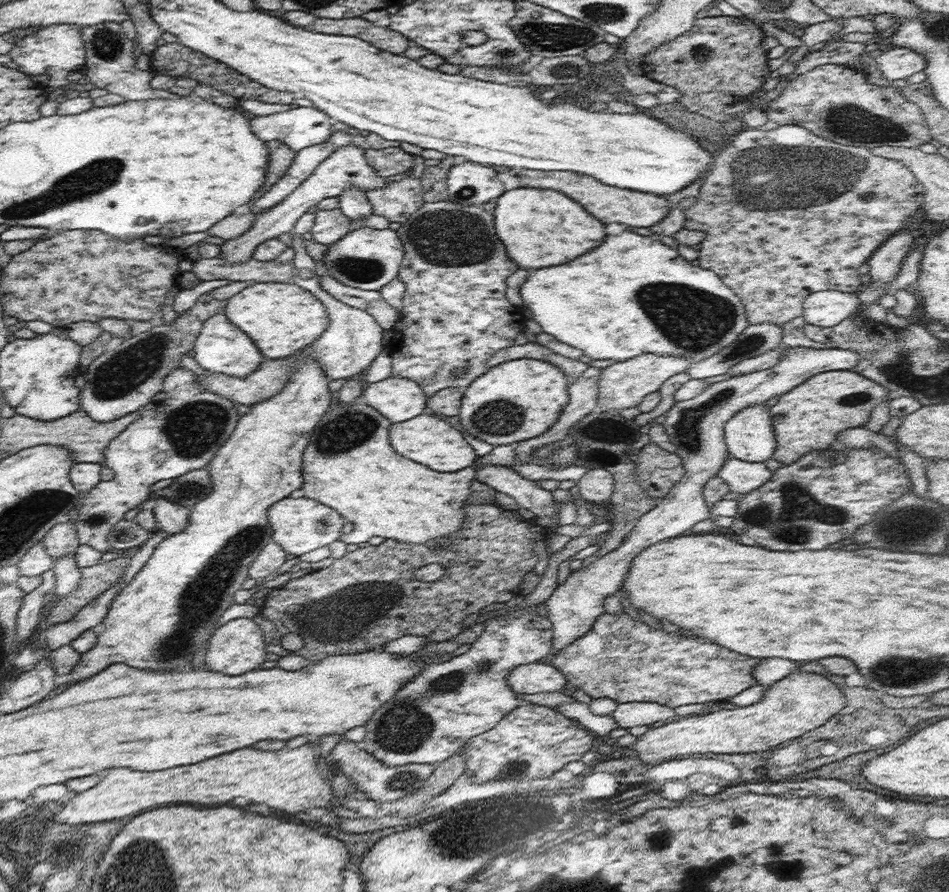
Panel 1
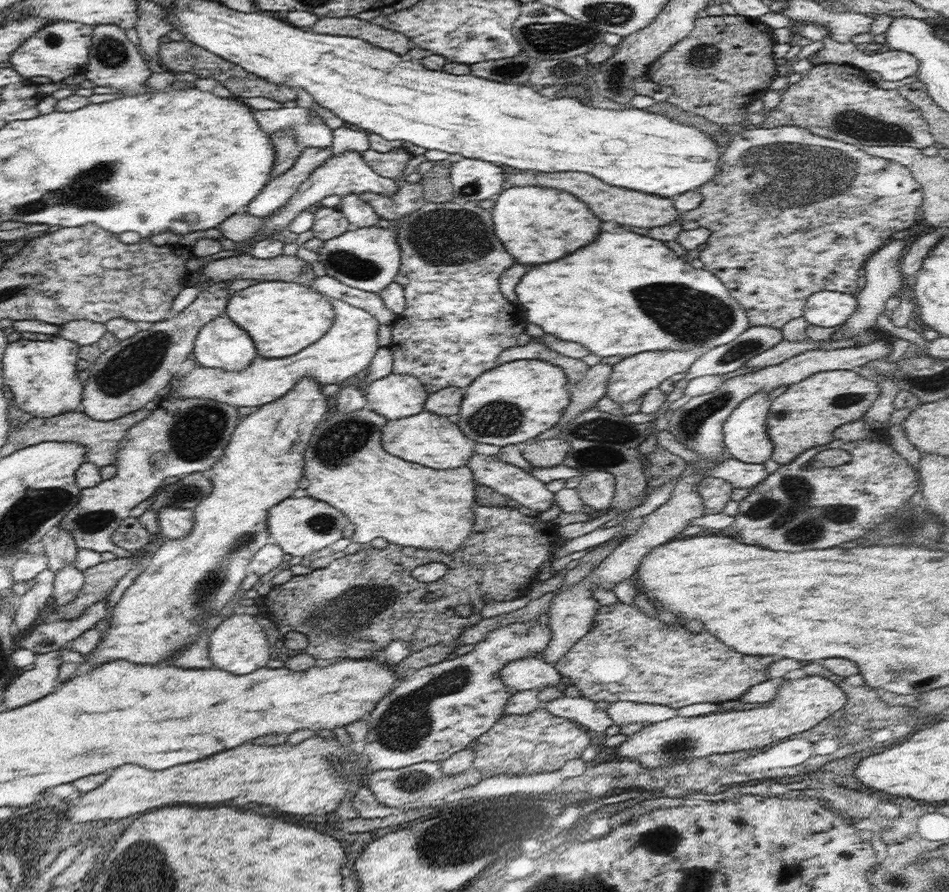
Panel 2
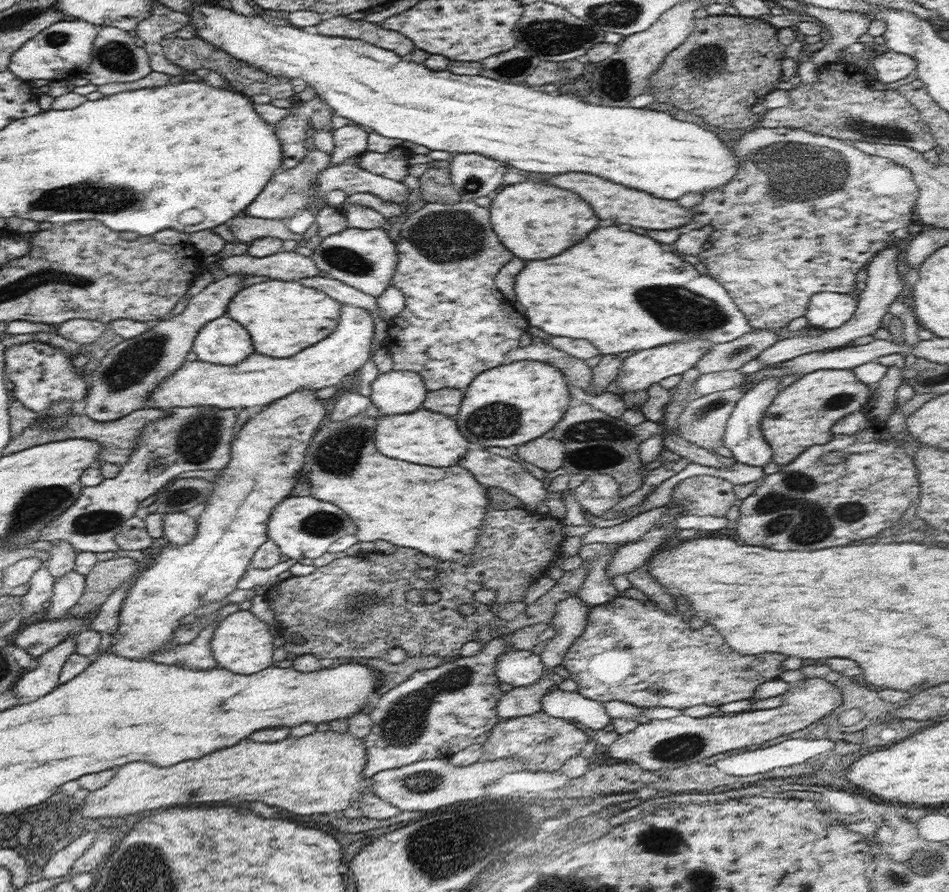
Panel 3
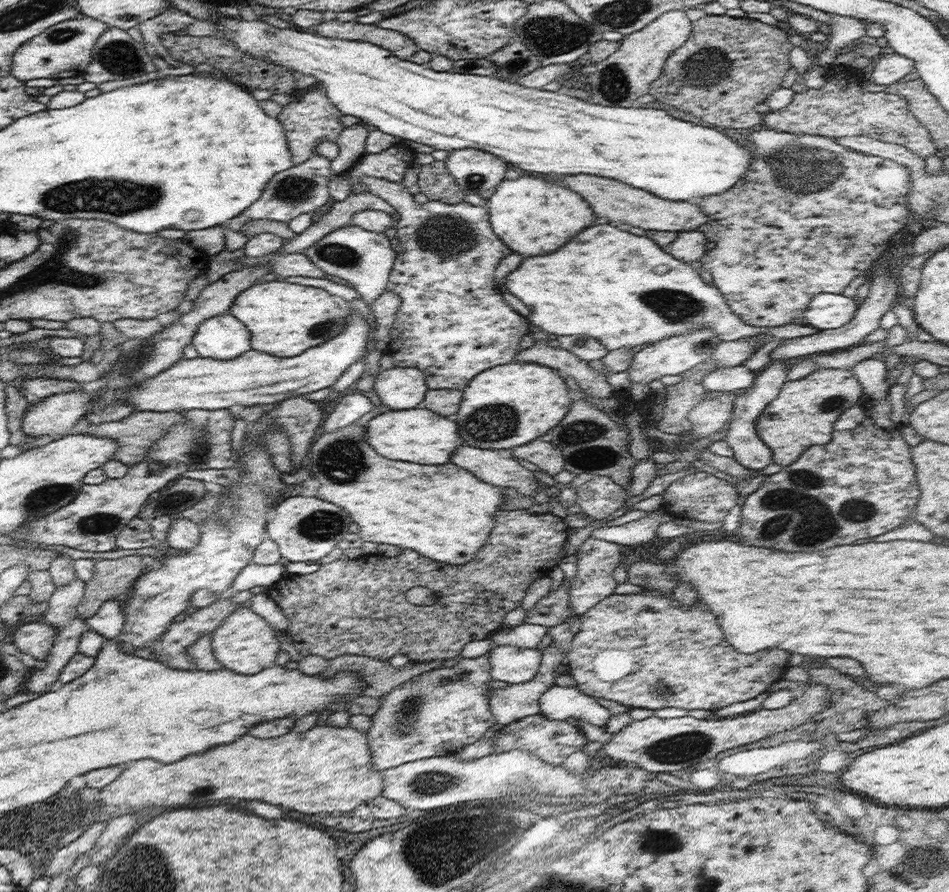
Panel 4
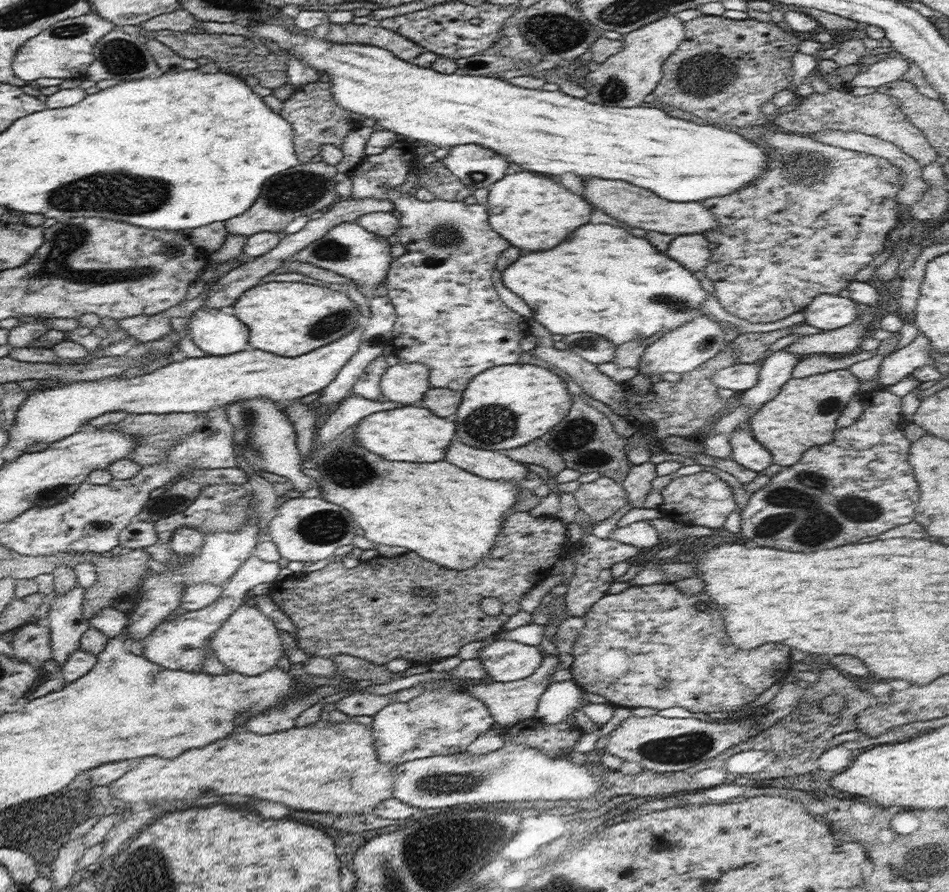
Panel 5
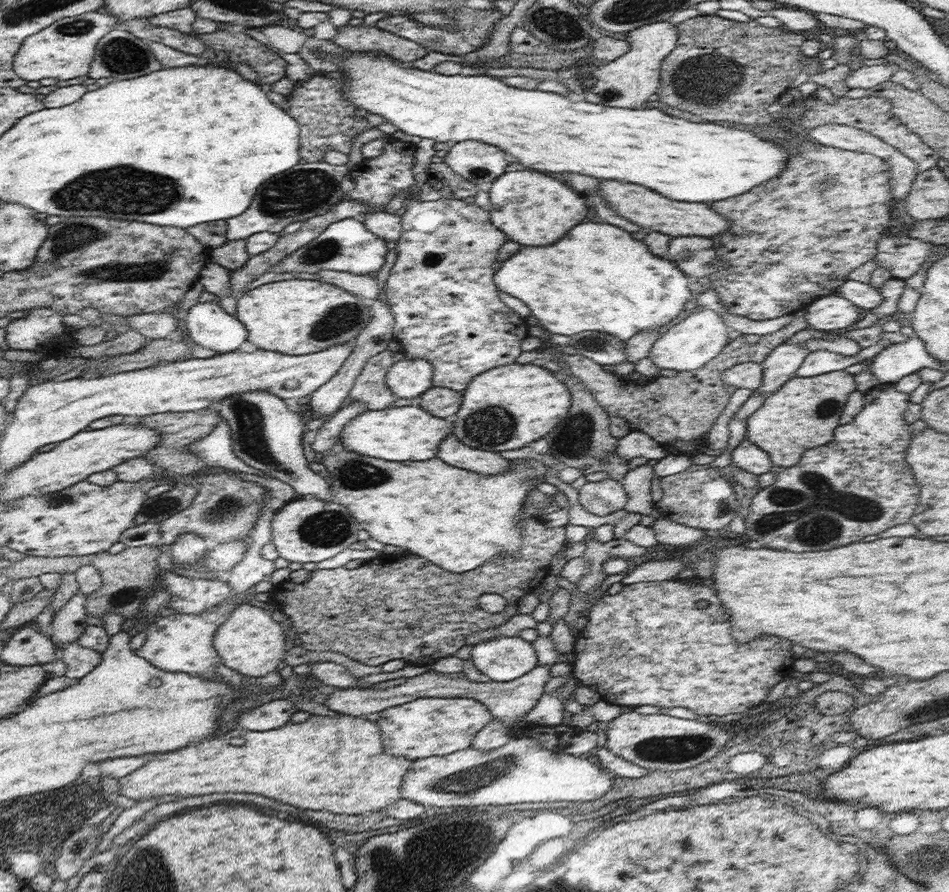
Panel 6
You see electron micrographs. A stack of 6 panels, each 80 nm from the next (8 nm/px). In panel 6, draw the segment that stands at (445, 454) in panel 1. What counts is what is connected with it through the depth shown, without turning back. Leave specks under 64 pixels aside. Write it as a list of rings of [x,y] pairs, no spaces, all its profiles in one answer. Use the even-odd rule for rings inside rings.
[[[416,406],[388,407],[382,410],[367,410],[356,415],[341,432],[338,447],[354,450],[366,456],[384,460],[430,460],[438,453],[440,443],[453,432],[453,424],[435,417],[426,409]]]

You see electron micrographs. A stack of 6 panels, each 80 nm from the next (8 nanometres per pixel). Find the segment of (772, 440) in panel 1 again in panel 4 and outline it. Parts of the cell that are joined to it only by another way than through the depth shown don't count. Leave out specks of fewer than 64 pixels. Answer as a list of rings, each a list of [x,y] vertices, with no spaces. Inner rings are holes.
[[[773,360],[768,363],[758,372],[754,382],[747,389],[738,393],[733,402],[733,421],[724,441],[732,450],[735,460],[750,471],[760,471],[773,463],[773,454],[760,438],[756,423],[762,411],[779,395],[782,385],[787,381],[787,372],[792,363],[791,360]]]

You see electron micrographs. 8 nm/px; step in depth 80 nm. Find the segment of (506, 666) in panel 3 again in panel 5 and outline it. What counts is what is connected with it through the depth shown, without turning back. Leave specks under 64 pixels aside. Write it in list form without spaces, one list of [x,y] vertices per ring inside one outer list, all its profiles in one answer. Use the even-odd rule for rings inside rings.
[[[497,639],[482,647],[478,658],[494,681],[514,682],[532,676],[543,661],[543,654],[539,646]]]

